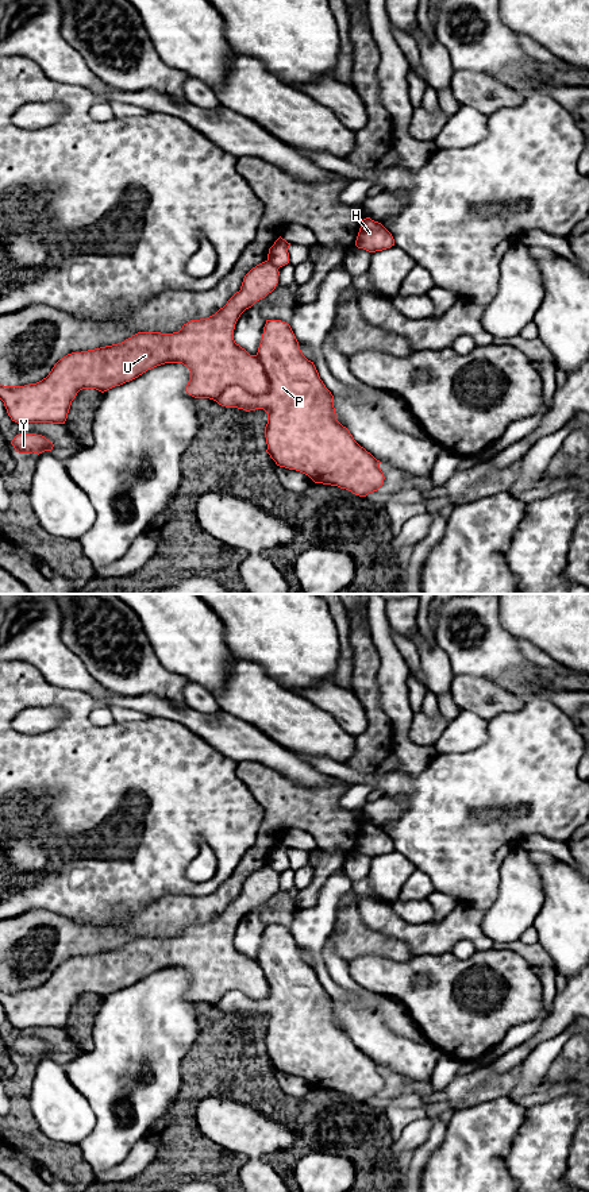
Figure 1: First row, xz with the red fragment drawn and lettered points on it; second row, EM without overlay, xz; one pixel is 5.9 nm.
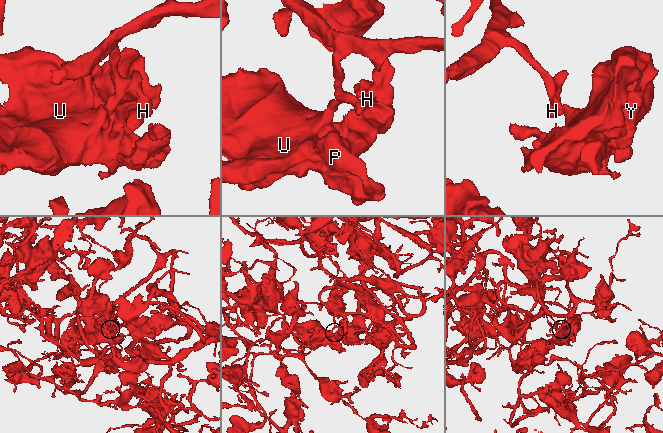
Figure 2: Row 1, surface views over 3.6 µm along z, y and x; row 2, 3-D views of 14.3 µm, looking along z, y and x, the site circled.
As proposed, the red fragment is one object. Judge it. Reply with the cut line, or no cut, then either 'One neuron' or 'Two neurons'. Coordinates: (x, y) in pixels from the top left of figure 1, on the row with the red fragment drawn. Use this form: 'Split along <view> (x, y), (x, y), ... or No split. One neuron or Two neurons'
Split along xz (268, 259), (277, 269). Two neurons

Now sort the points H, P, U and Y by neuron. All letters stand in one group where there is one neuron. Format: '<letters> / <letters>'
H / P U Y

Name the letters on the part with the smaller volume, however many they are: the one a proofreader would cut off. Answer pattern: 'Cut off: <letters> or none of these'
Cut off: P, U, Y

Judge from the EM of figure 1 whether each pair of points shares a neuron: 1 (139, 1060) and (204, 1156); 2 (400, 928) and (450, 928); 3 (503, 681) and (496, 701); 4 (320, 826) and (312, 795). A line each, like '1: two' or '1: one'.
1: two
2: one
3: two
4: one

